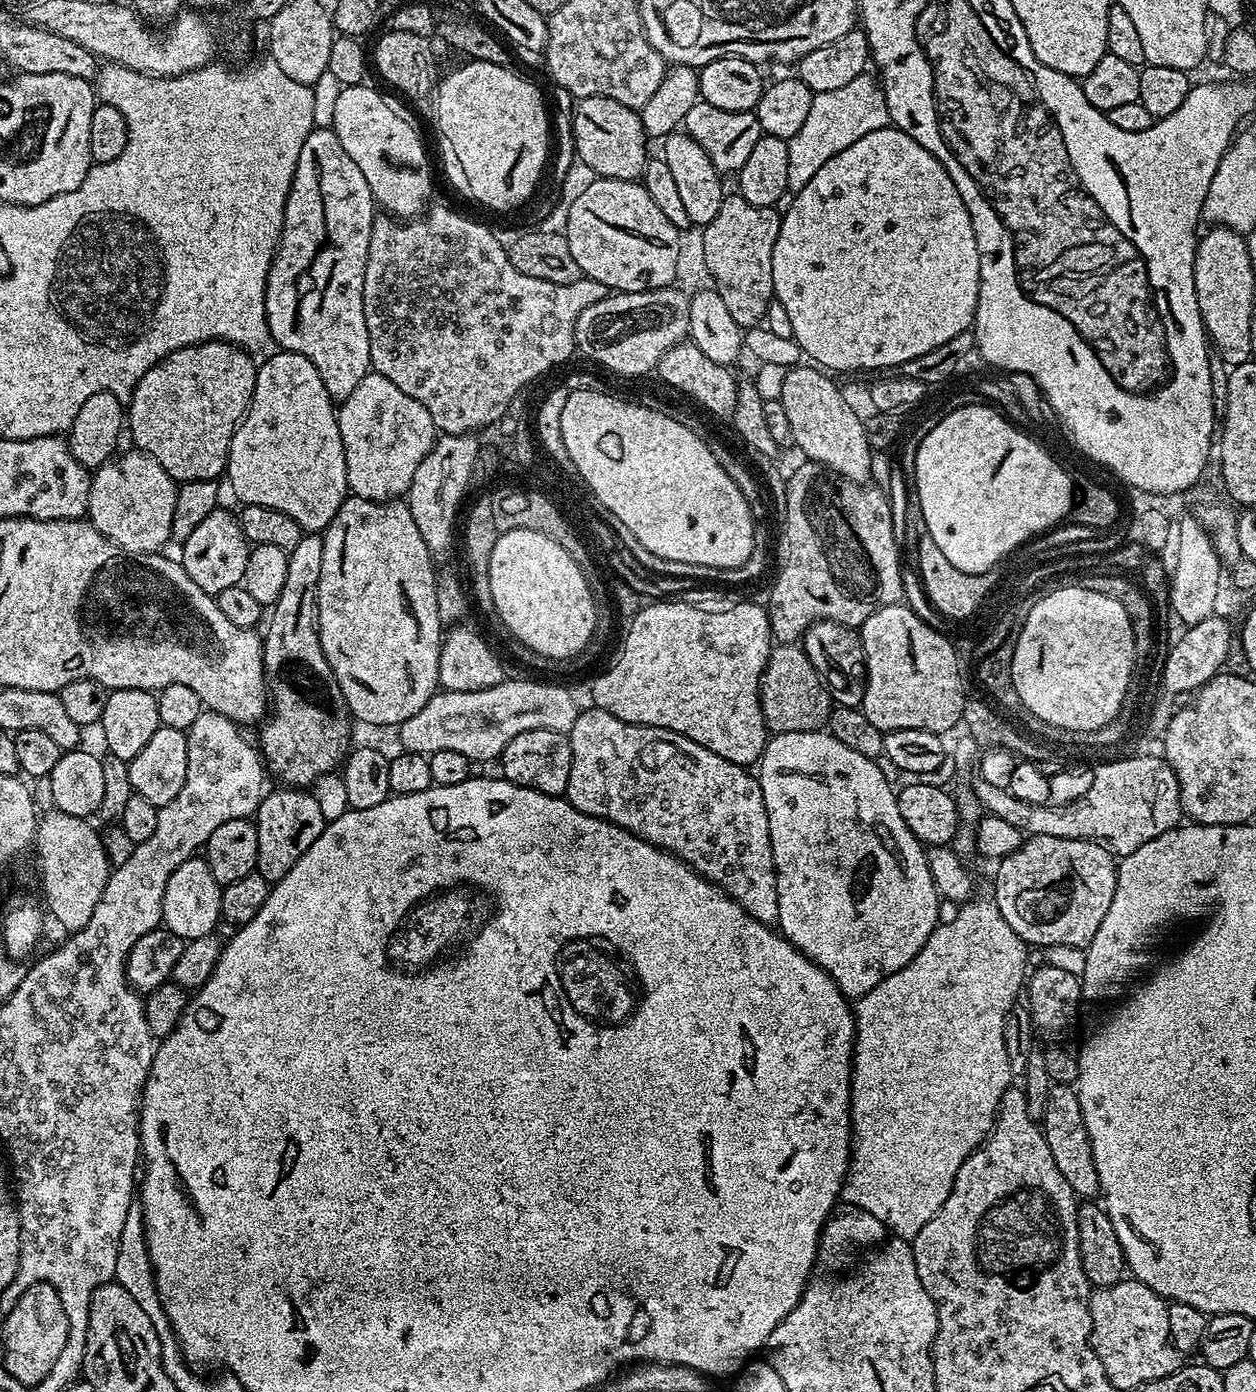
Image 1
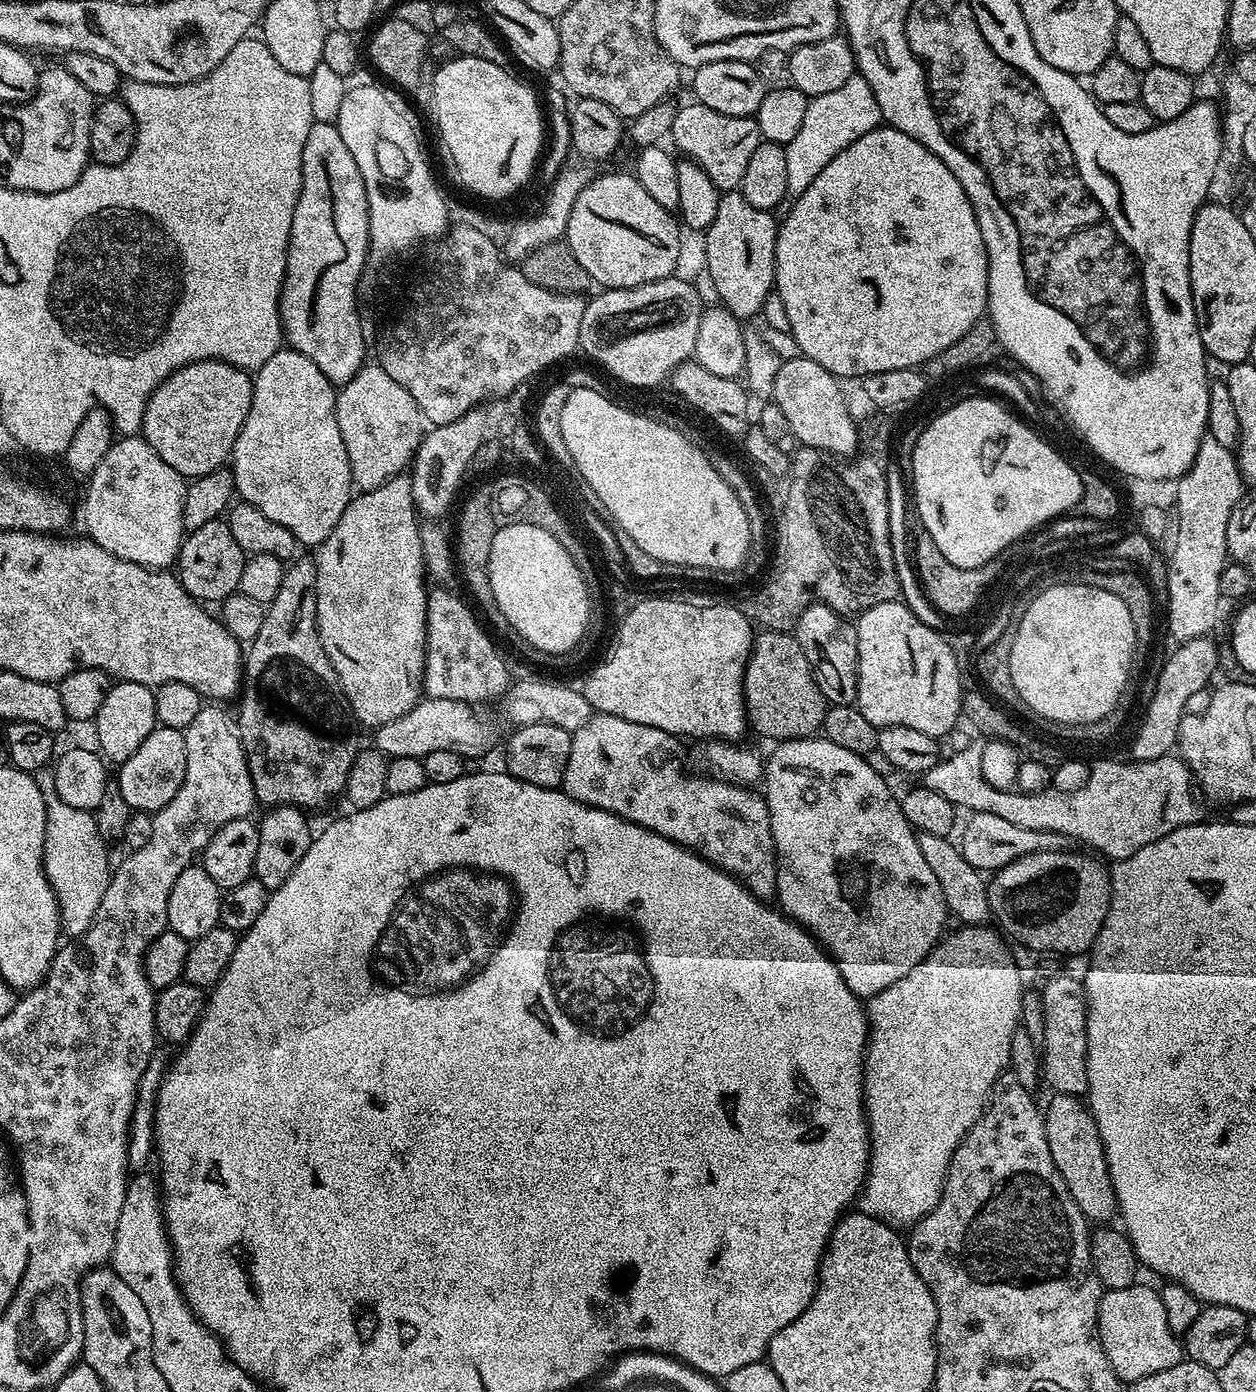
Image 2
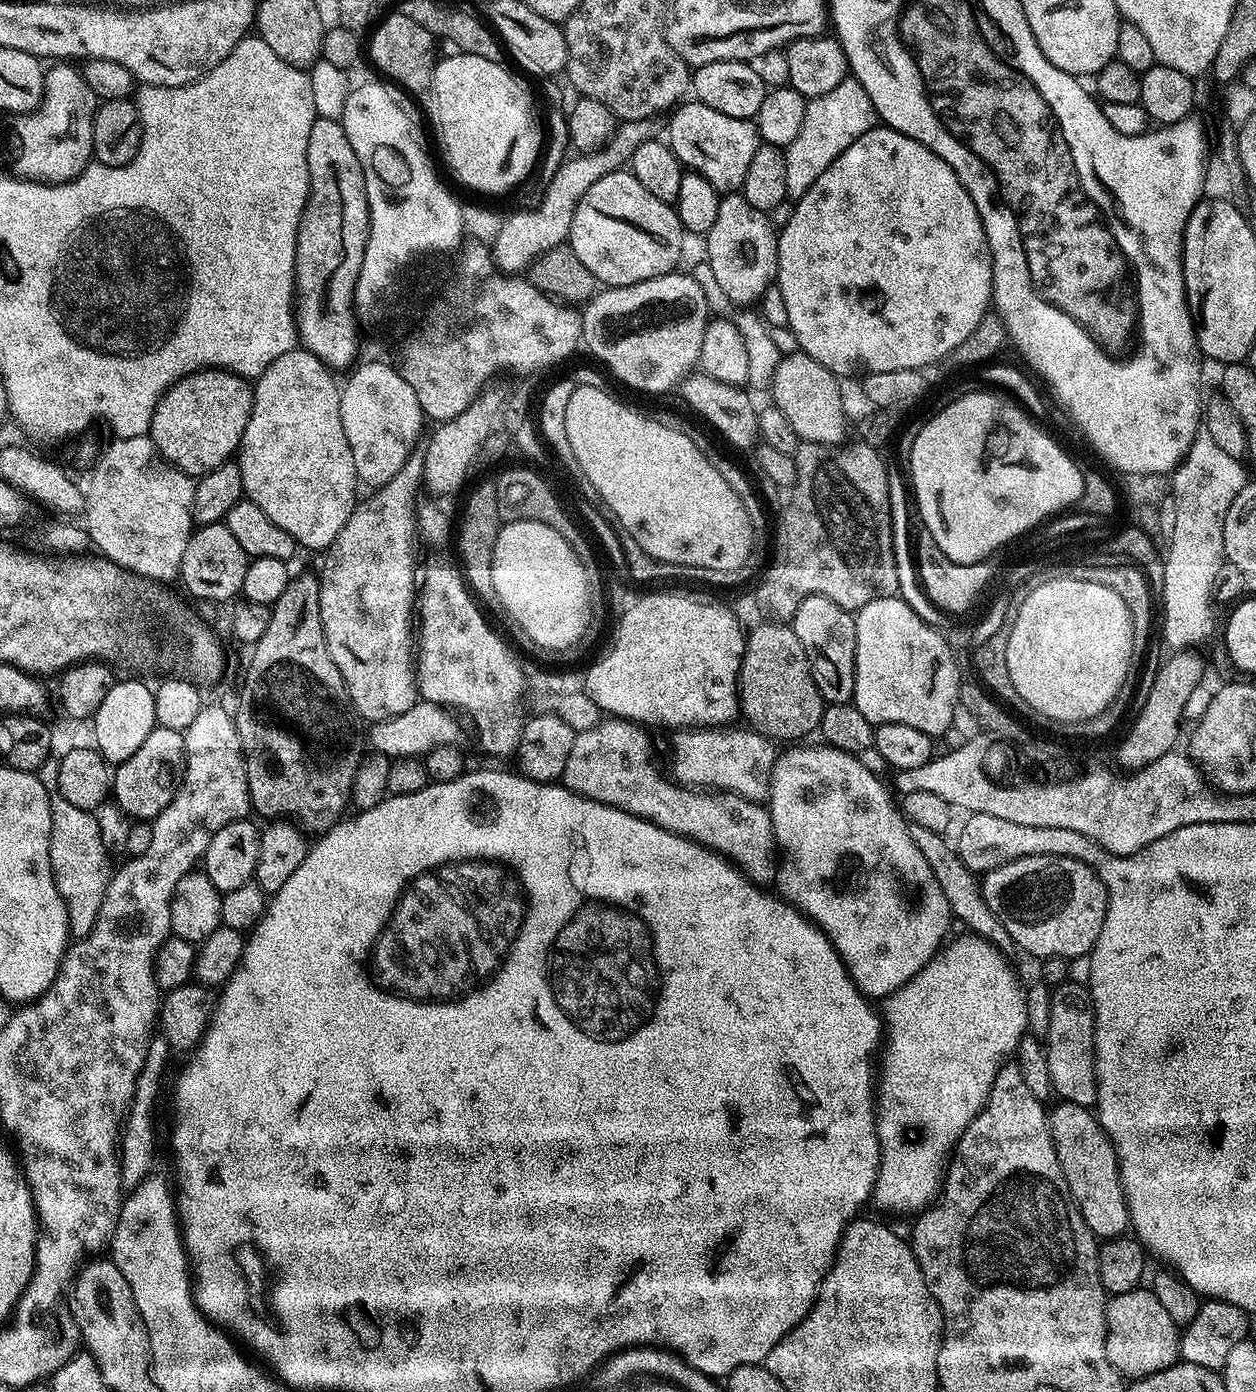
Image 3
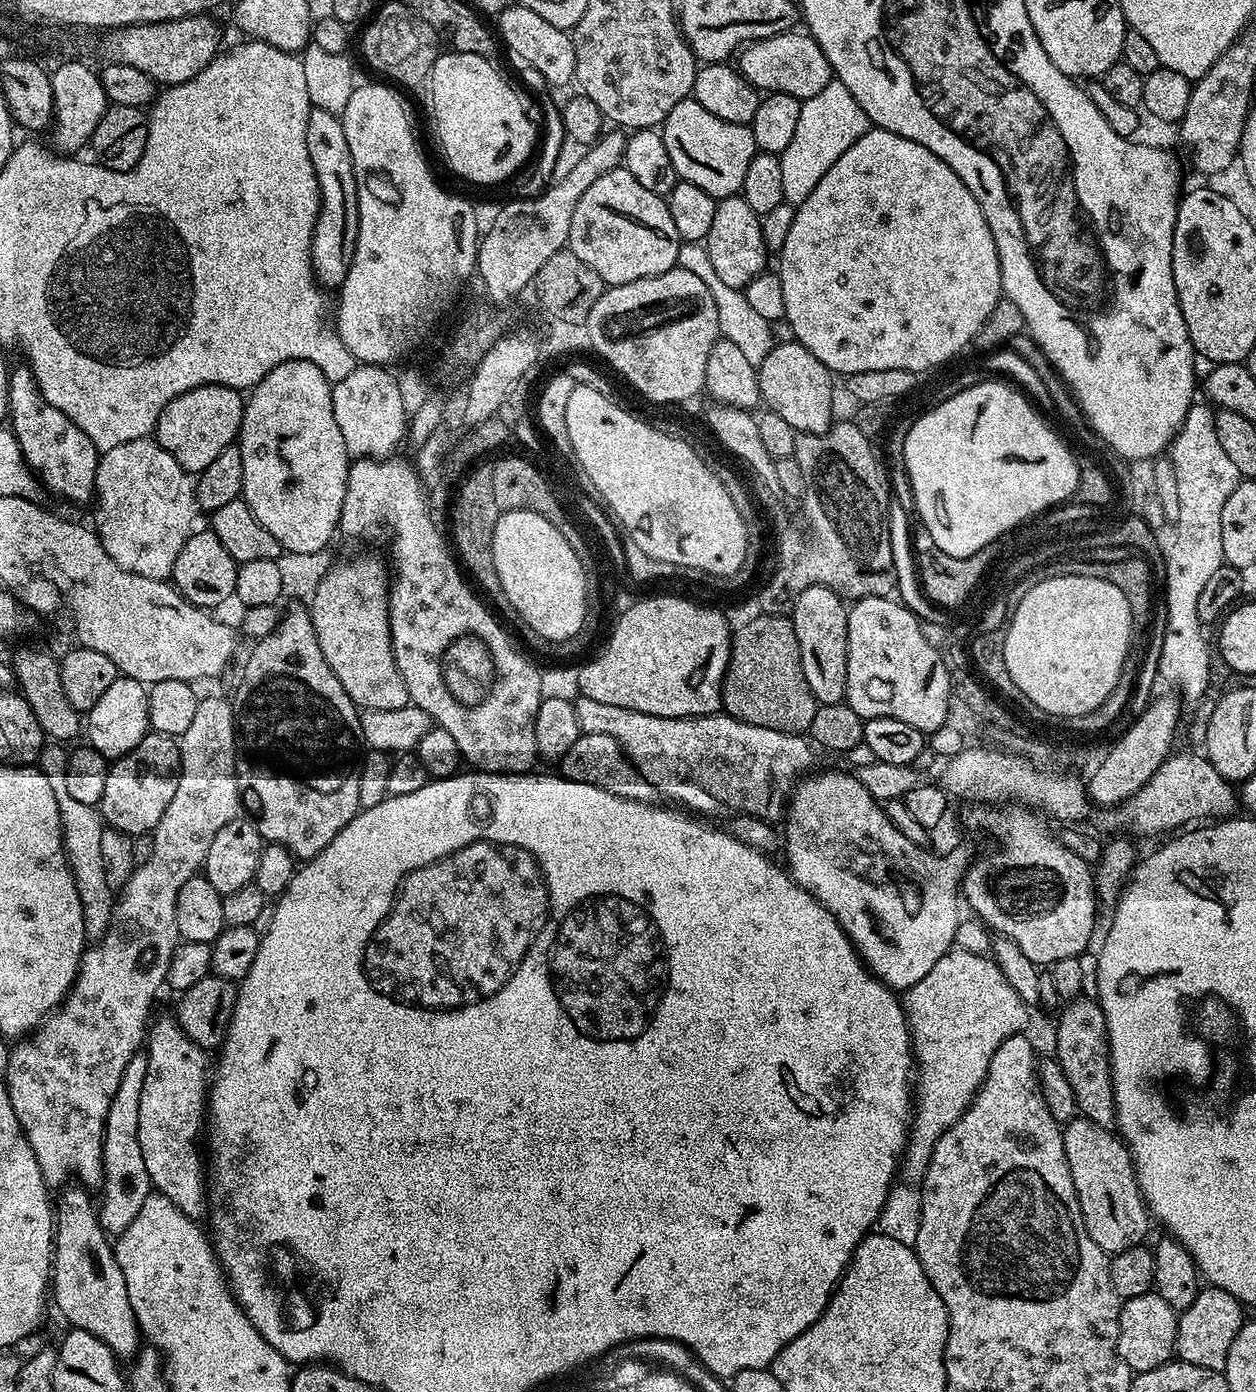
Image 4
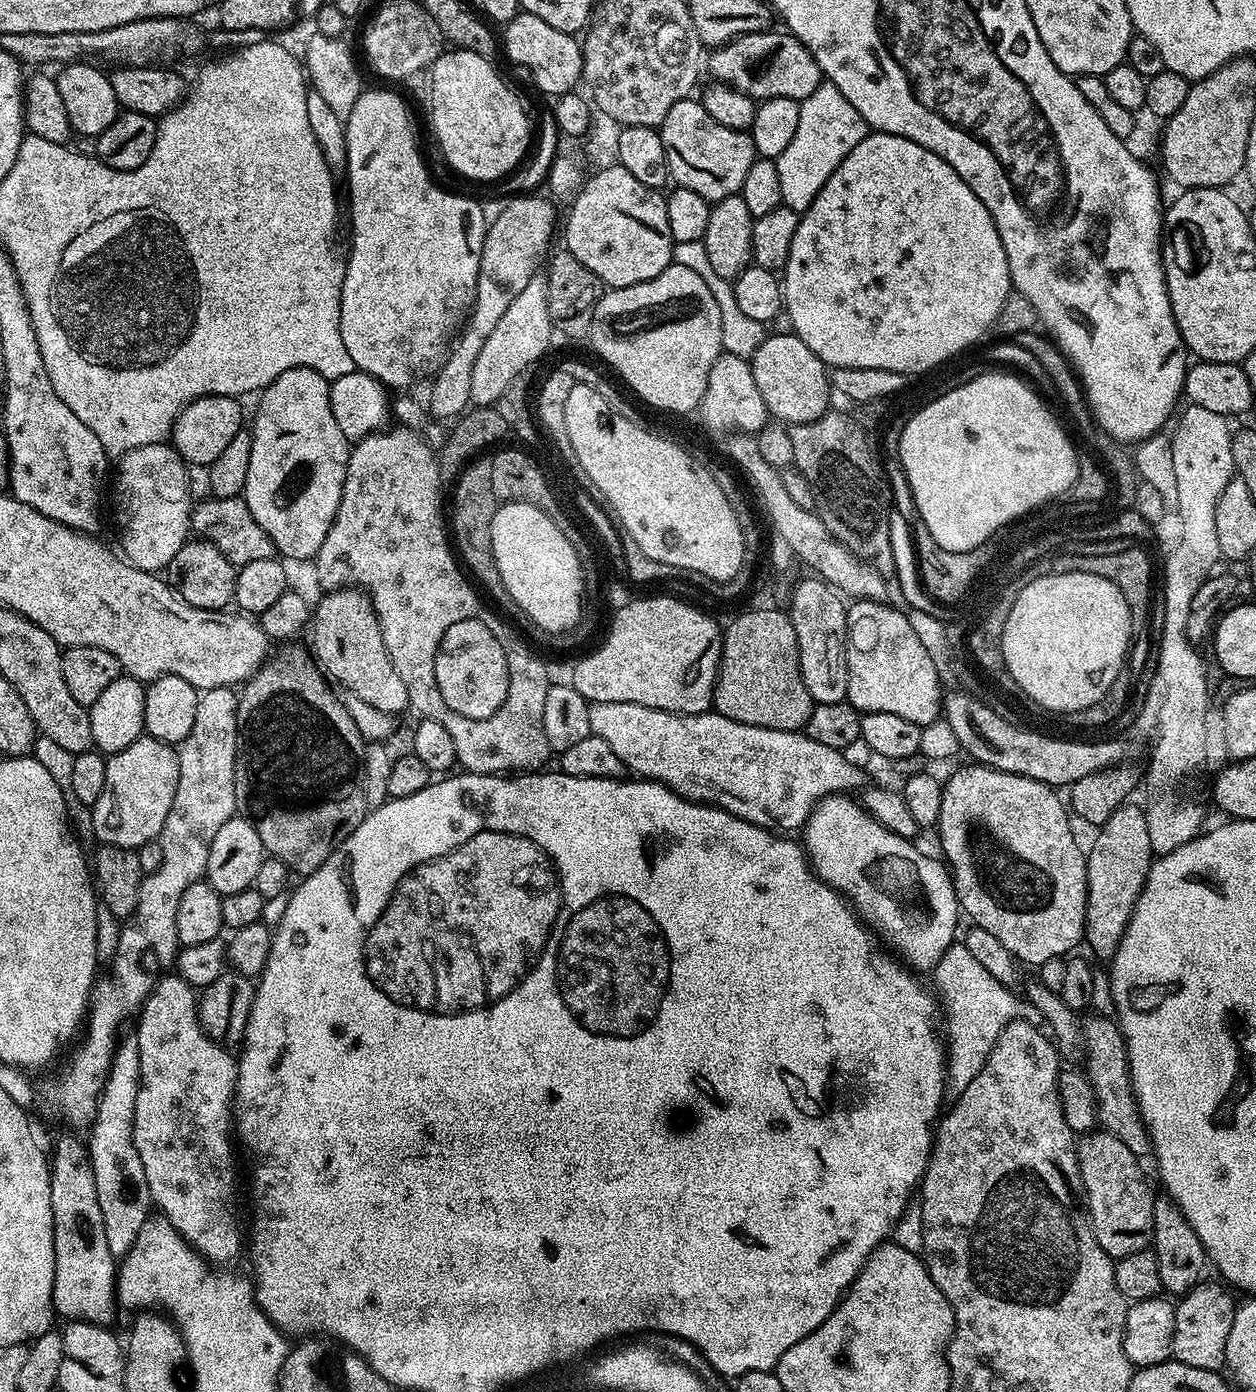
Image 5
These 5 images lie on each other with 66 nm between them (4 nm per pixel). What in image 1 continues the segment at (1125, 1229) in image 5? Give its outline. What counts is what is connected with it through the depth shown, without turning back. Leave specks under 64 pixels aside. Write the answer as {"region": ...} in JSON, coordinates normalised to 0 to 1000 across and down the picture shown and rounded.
{"region":[[[838,778],[833,789],[833,795],[828,802],[829,810],[836,829],[846,843],[846,846],[851,849],[854,856],[860,861],[872,860],[876,856],[873,841],[871,838],[870,828],[868,826],[867,816],[861,806],[860,787],[854,779]]]}

